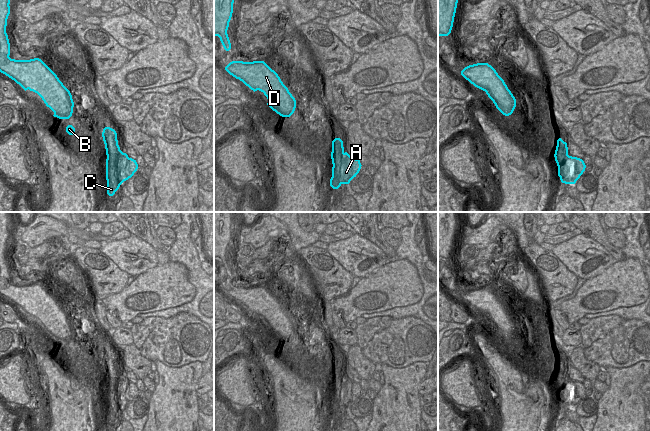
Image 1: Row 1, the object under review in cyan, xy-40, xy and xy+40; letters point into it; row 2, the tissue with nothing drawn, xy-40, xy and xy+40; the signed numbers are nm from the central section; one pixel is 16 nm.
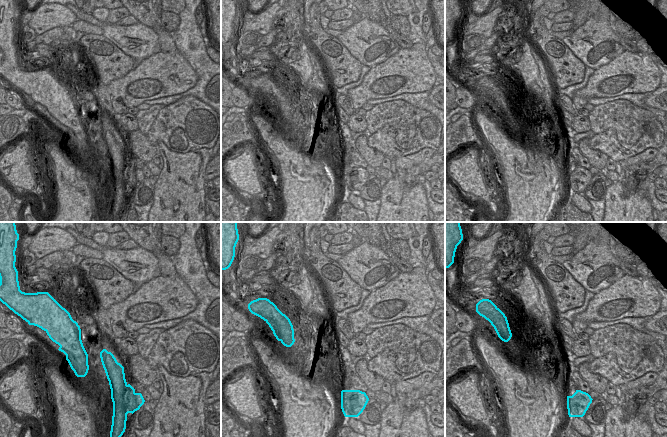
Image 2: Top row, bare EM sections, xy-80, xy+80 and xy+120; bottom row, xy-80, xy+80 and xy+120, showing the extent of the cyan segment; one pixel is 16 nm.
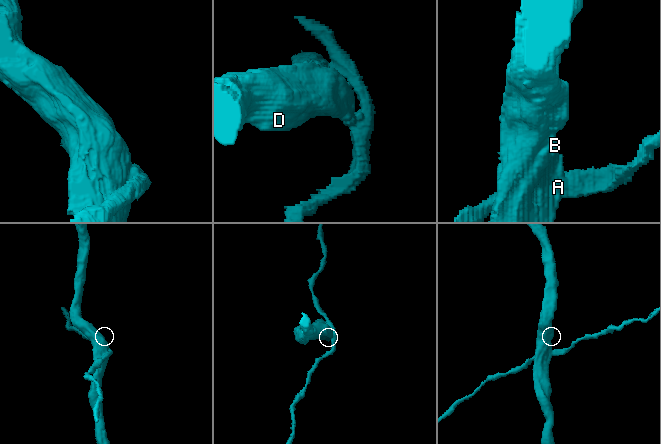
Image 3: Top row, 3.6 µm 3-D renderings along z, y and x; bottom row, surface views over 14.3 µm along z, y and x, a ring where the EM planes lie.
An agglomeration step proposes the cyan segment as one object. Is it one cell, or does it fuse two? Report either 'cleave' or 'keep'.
cleave

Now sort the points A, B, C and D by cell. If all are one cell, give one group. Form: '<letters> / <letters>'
A / B C D

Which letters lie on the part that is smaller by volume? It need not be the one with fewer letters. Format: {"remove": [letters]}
{"remove": ["A"]}

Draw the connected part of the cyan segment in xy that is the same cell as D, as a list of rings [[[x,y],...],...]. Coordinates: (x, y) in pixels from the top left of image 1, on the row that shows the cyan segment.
[[[232,61],[225,70],[254,92],[257,90],[263,92],[269,100],[267,105],[280,116],[290,117],[294,113],[295,98],[278,74],[264,61]]]

